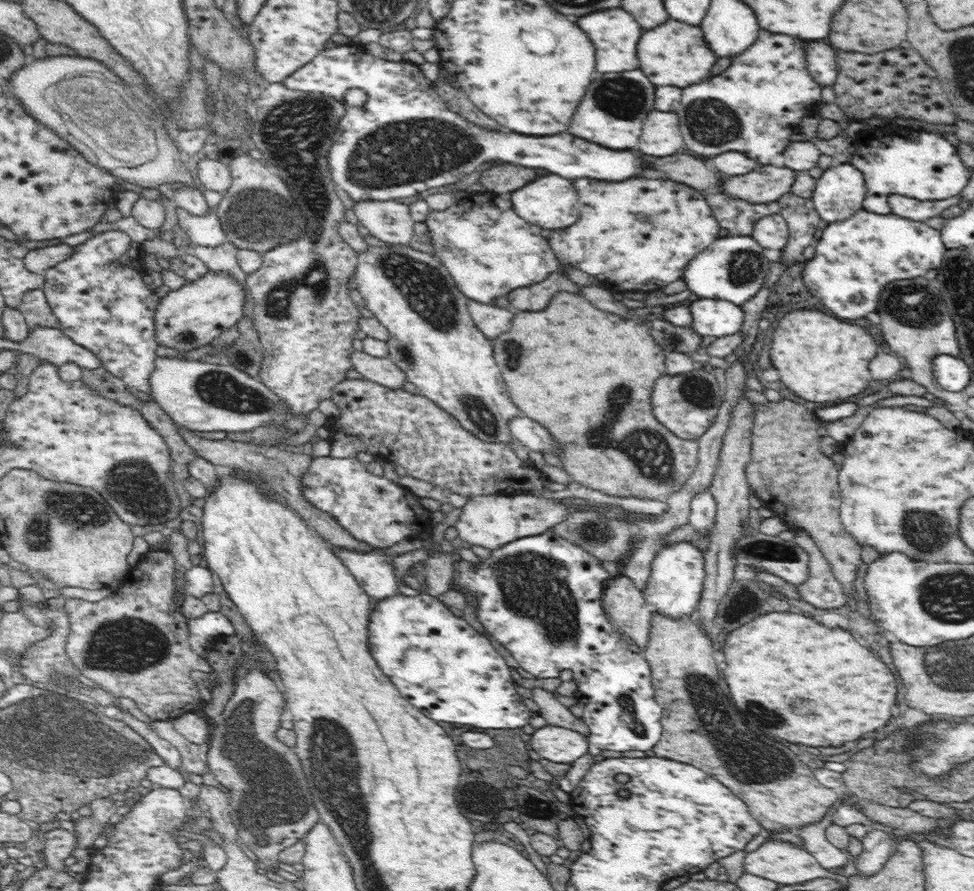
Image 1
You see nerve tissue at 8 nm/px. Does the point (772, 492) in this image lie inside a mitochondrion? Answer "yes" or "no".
no

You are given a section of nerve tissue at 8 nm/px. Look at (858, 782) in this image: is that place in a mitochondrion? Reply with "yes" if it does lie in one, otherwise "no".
no

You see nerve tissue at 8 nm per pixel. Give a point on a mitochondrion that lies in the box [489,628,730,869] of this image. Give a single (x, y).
(639, 728)

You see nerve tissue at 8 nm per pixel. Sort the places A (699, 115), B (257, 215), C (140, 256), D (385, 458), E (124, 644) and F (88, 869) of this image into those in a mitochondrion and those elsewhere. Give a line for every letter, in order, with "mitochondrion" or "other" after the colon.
A: mitochondrion
B: mitochondrion
C: other
D: other
E: mitochondrion
F: other

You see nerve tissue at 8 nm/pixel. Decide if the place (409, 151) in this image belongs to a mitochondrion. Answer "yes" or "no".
yes

